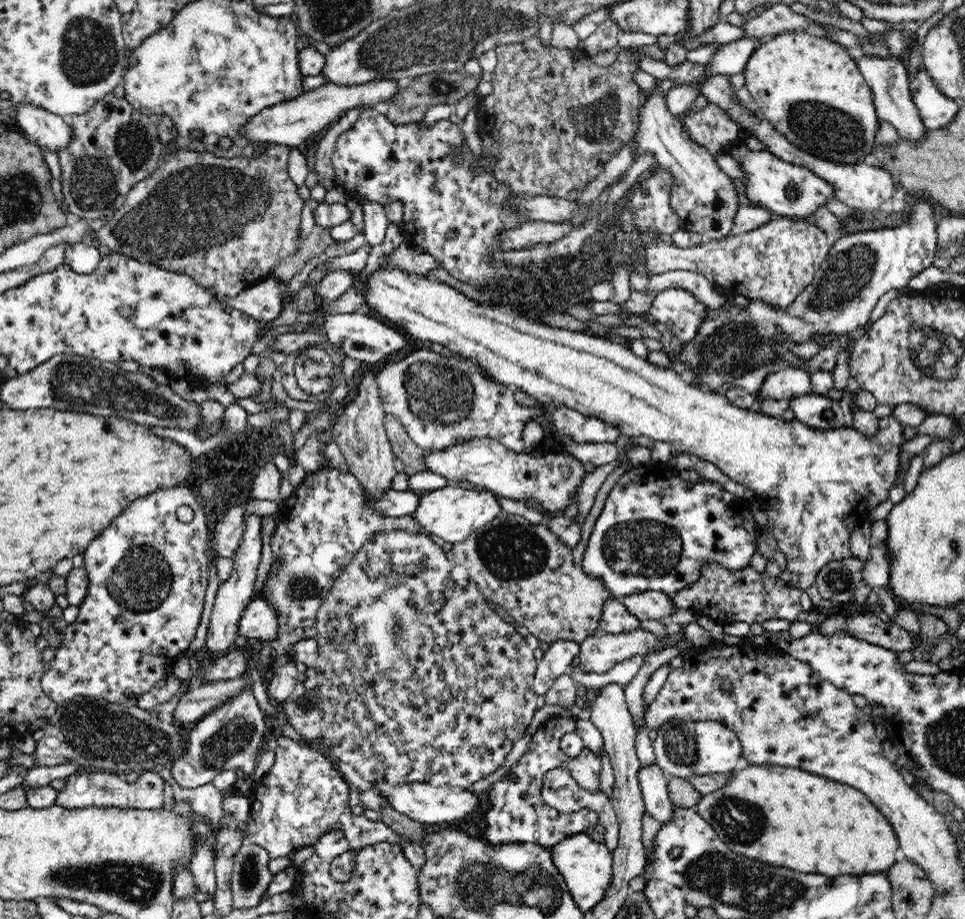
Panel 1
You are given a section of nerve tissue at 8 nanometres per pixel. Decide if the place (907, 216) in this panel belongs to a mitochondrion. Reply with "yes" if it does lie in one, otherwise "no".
no

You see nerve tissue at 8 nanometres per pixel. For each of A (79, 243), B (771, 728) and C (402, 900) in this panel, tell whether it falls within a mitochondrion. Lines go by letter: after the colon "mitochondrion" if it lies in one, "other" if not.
A: other
B: mitochondrion
C: other

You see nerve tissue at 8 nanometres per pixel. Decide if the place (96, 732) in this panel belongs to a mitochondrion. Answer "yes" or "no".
yes

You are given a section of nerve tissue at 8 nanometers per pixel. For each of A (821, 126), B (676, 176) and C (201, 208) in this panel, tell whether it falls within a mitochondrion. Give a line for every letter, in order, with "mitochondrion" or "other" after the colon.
A: mitochondrion
B: other
C: mitochondrion

